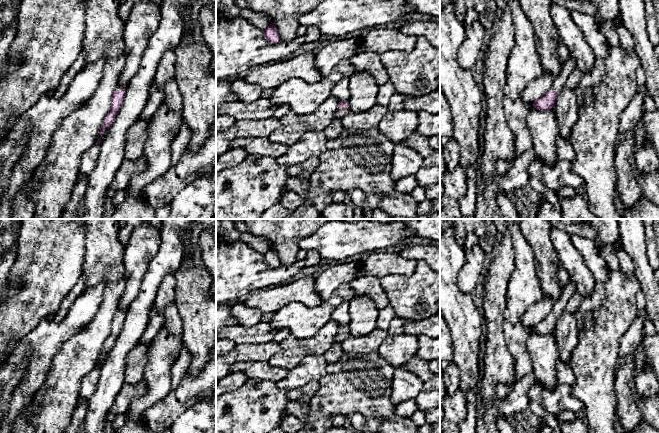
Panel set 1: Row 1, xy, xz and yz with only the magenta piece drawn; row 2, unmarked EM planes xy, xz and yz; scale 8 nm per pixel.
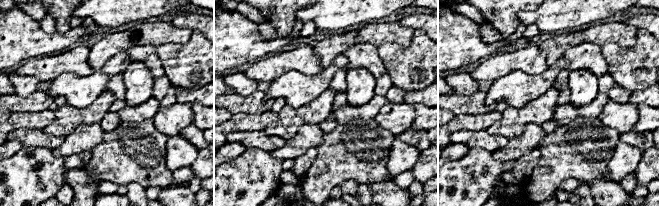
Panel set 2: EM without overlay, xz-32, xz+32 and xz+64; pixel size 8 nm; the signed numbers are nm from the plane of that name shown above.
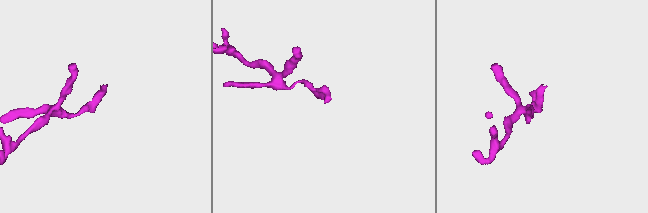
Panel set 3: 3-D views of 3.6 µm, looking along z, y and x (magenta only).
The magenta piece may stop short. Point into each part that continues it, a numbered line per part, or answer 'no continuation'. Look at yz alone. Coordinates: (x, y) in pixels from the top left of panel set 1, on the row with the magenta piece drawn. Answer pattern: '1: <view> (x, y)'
1: yz (559, 82)

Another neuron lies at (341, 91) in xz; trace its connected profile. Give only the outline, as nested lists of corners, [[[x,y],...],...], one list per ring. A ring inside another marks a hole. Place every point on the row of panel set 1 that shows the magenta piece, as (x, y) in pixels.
[[[348,79],[340,80],[334,87],[332,95],[335,96],[339,101],[349,102],[350,91]]]

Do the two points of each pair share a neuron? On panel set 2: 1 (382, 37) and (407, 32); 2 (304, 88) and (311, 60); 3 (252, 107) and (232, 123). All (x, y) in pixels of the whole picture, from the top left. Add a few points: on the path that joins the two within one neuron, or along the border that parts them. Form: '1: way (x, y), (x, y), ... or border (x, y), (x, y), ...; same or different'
1: way (388, 34), (401, 34); same
2: border (323, 68), (315, 74), (295, 70), (284, 74); different
3: border (268, 110), (262, 113), (233, 114); different

